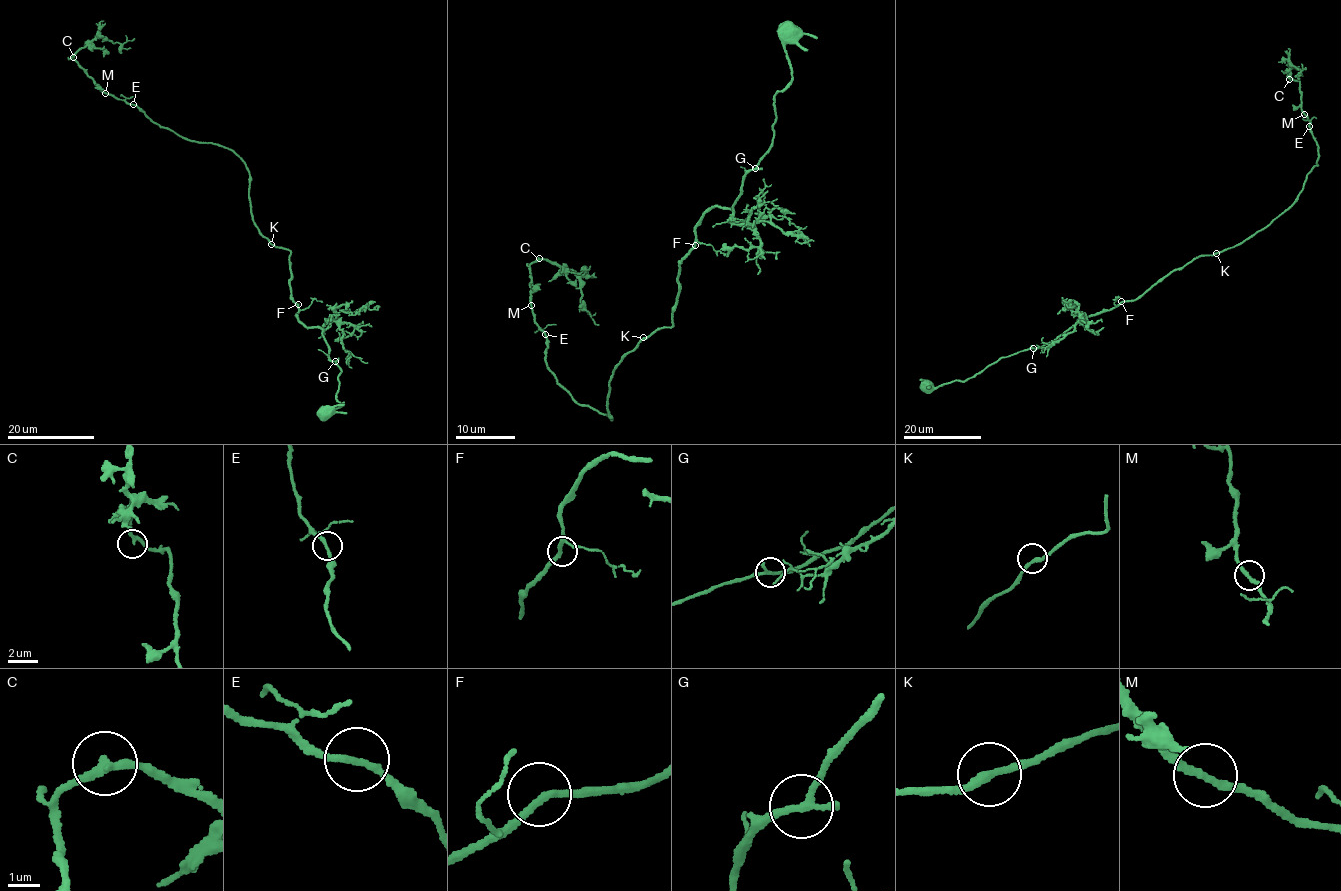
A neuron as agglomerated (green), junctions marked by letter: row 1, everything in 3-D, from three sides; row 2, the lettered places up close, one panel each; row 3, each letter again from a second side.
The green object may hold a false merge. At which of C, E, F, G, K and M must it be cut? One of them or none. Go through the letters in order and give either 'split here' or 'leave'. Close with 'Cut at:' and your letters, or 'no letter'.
C: leave
E: leave
F: leave
G: leave
K: leave
M: leave
Cut at: no letter

